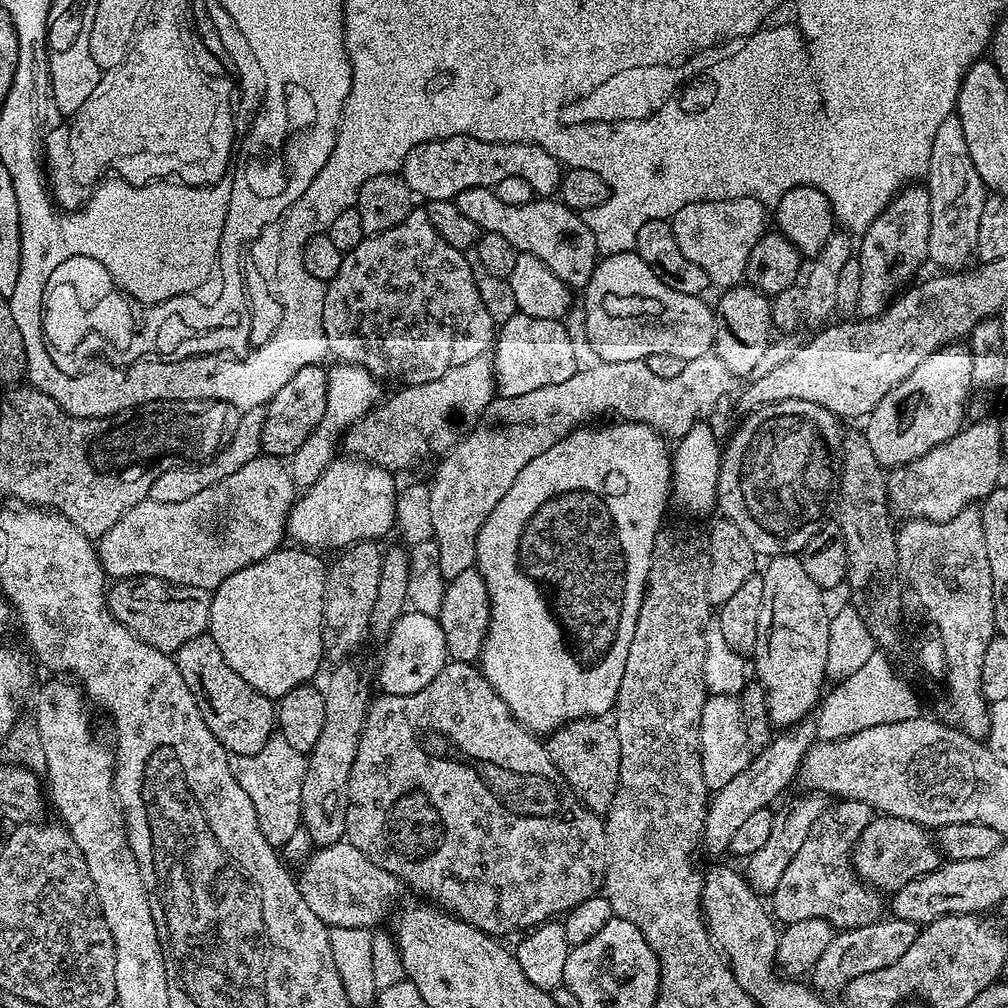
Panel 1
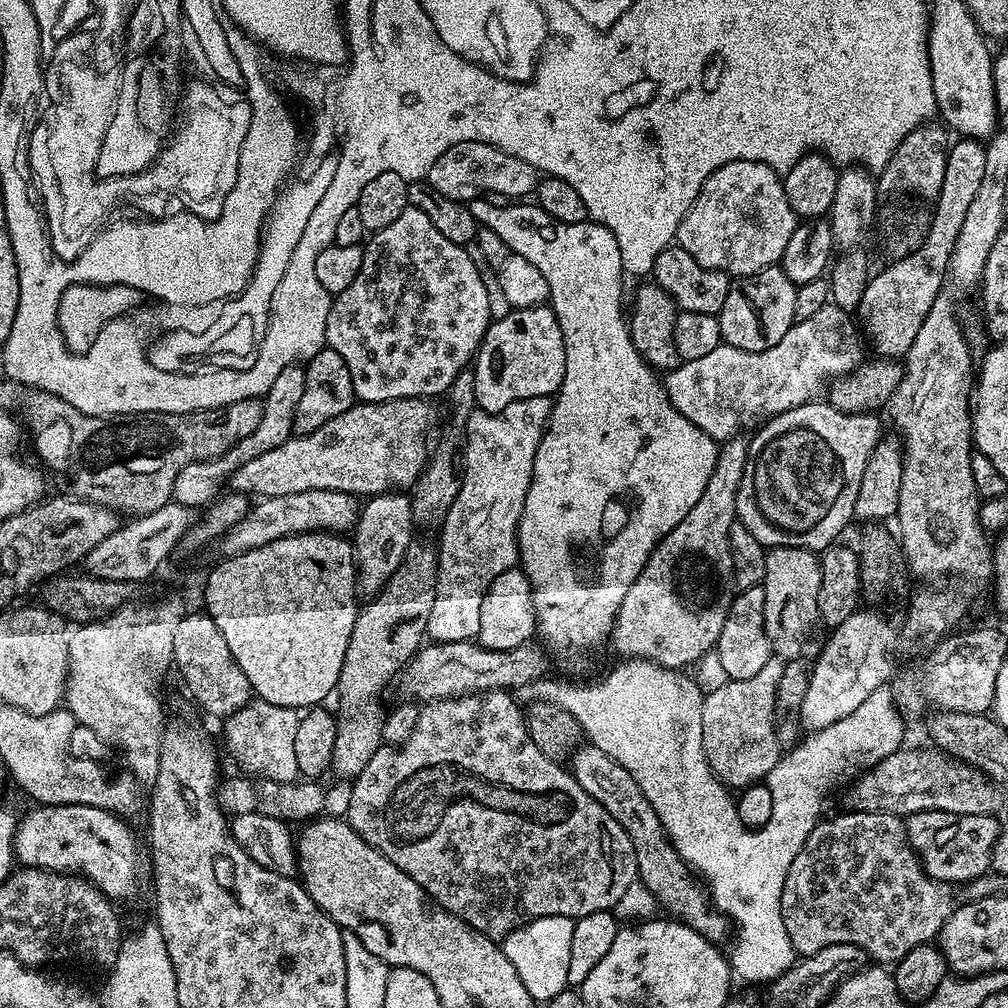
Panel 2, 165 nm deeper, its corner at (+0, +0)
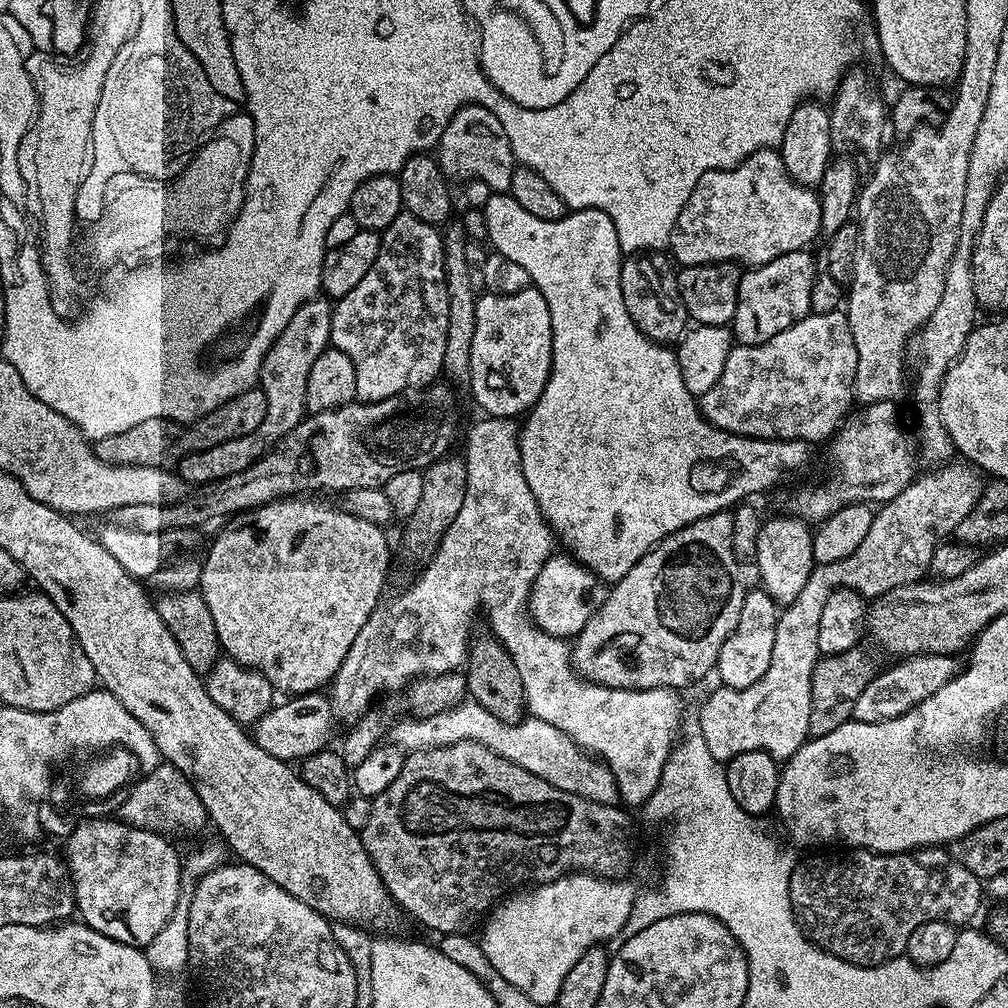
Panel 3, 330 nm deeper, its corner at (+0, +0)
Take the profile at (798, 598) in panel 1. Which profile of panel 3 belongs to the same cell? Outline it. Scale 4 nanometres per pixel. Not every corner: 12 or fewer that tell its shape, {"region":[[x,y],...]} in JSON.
{"region":[[791,514],[761,523],[764,591],[787,606],[817,563],[809,521]]}

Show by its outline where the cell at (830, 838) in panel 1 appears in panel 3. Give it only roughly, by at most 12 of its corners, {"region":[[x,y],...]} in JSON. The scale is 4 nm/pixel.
{"region":[[944,846],[840,850],[788,879],[823,952],[873,968],[982,881]]}

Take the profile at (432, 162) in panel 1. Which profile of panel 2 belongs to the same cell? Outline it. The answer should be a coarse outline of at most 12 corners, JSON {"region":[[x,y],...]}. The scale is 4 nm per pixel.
{"region":[[458,142],[426,182],[461,202],[524,198],[538,173],[486,142]]}

